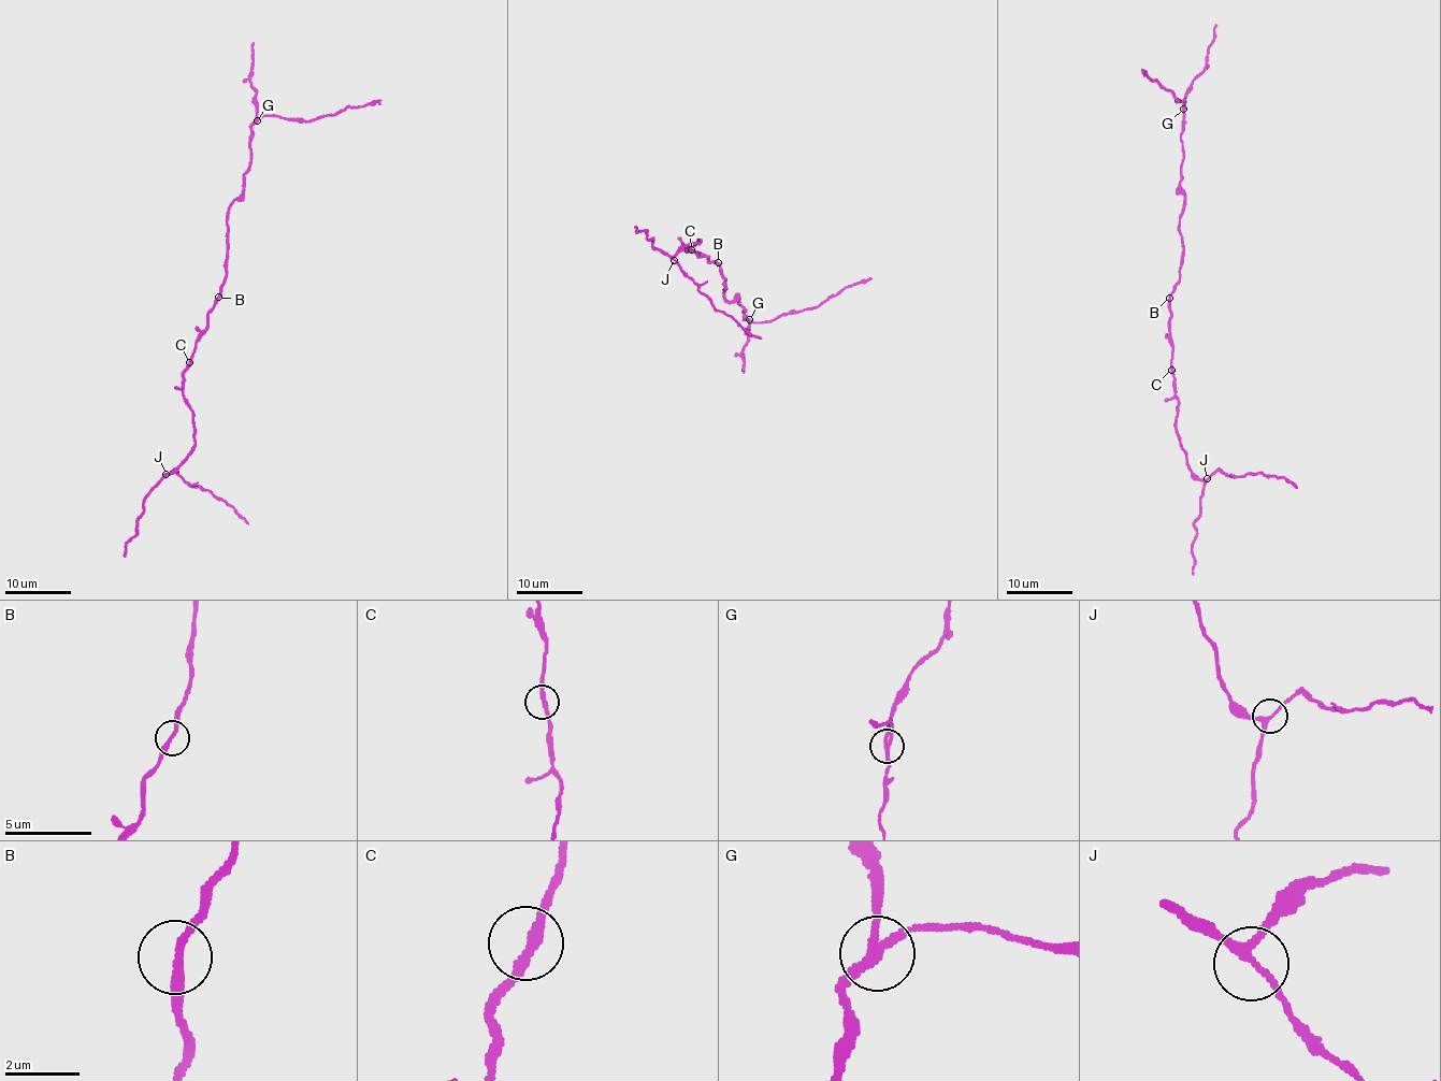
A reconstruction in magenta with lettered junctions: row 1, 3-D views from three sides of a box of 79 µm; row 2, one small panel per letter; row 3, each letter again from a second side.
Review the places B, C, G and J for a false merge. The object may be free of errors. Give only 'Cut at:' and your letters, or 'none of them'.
Cut at: G

